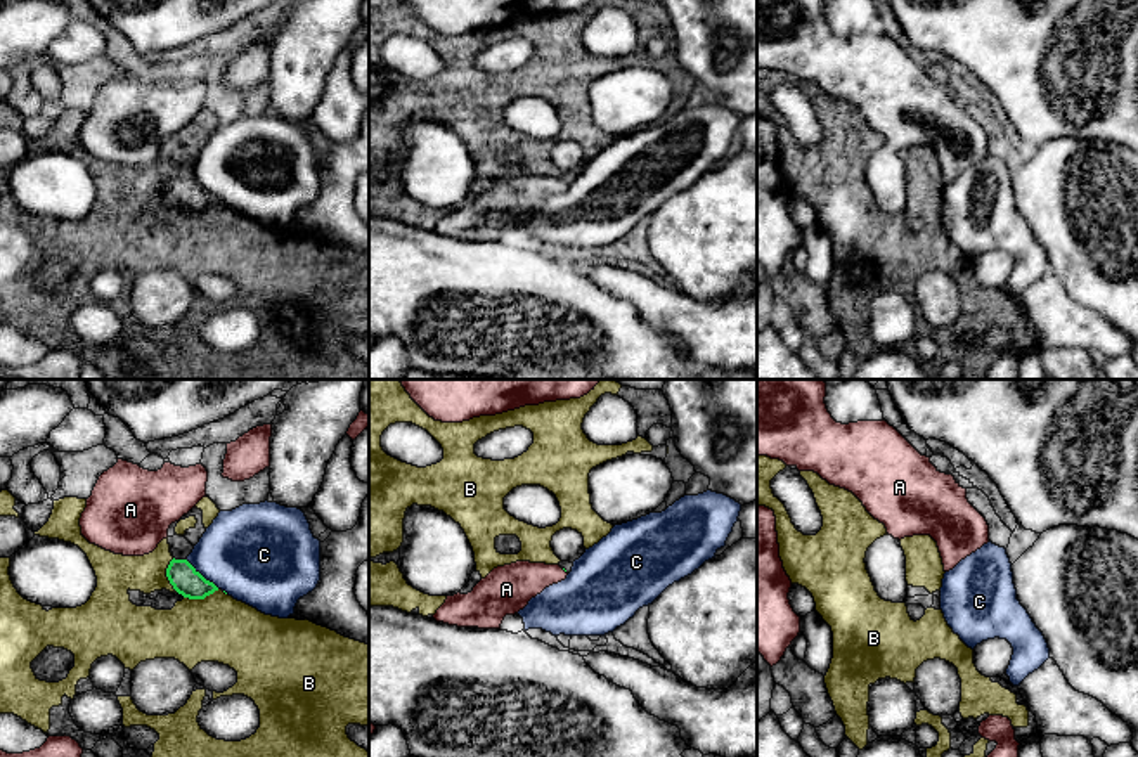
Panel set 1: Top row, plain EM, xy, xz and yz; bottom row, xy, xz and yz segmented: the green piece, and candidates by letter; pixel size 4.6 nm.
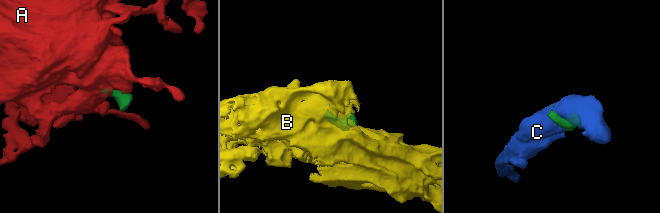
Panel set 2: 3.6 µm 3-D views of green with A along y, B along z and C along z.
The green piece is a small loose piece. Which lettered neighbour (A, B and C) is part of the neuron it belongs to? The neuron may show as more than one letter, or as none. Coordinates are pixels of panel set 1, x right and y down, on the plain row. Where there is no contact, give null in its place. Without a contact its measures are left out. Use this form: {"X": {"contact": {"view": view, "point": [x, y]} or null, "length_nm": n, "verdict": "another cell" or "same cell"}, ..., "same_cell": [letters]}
{"A": {"contact": null, "verdict": "same cell"}, "B": {"contact": {"view": "xy", "point": [201, 210]}, "length_nm": 170, "verdict": "another cell"}, "C": {"contact": {"view": "xy", "point": [201, 187]}, "length_nm": 200, "verdict": "another cell"}, "same_cell": ["A"]}

